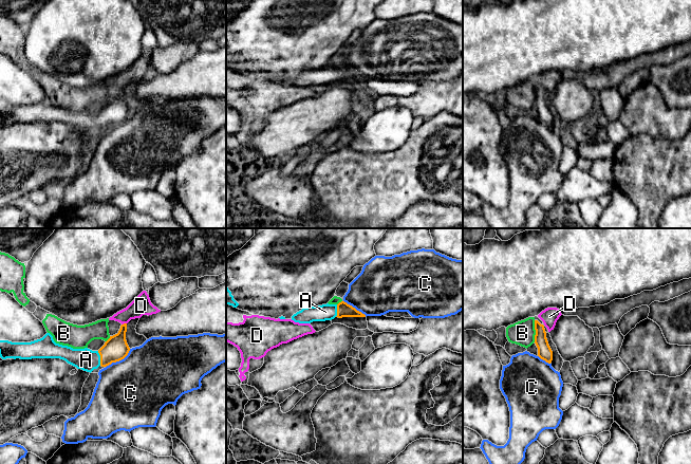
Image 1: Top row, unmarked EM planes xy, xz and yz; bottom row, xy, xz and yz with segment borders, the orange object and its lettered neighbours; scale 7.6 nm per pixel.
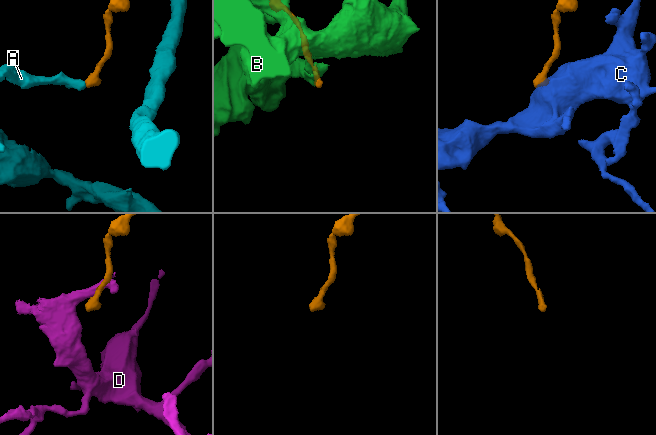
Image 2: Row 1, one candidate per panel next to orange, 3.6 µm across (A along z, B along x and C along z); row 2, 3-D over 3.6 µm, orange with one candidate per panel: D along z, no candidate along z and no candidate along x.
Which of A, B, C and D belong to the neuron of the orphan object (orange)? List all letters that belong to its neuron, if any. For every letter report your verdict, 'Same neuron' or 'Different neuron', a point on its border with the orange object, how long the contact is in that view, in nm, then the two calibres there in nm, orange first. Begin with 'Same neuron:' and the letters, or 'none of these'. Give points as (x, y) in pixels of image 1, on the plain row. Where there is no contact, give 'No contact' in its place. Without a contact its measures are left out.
Same neuron: A
A: Same neuron. Touches orange at xy (100, 122). Shared border 110 nm. Thickness 190 nm (orange) against 160 nm
B: Different neuron. Touches orange at yz (536, 94). Shared border 170 nm. Thickness 110 nm (orange) against 190 nm
C: Different neuron. Touches orange at xy (118, 124). Shared border 240 nm. Thickness 190 nm (orange) against 500 nm
D: Different neuron. Touches orange at xy (124, 87). Shared border 40 nm. Thickness 190 nm (orange) against 150 nm

